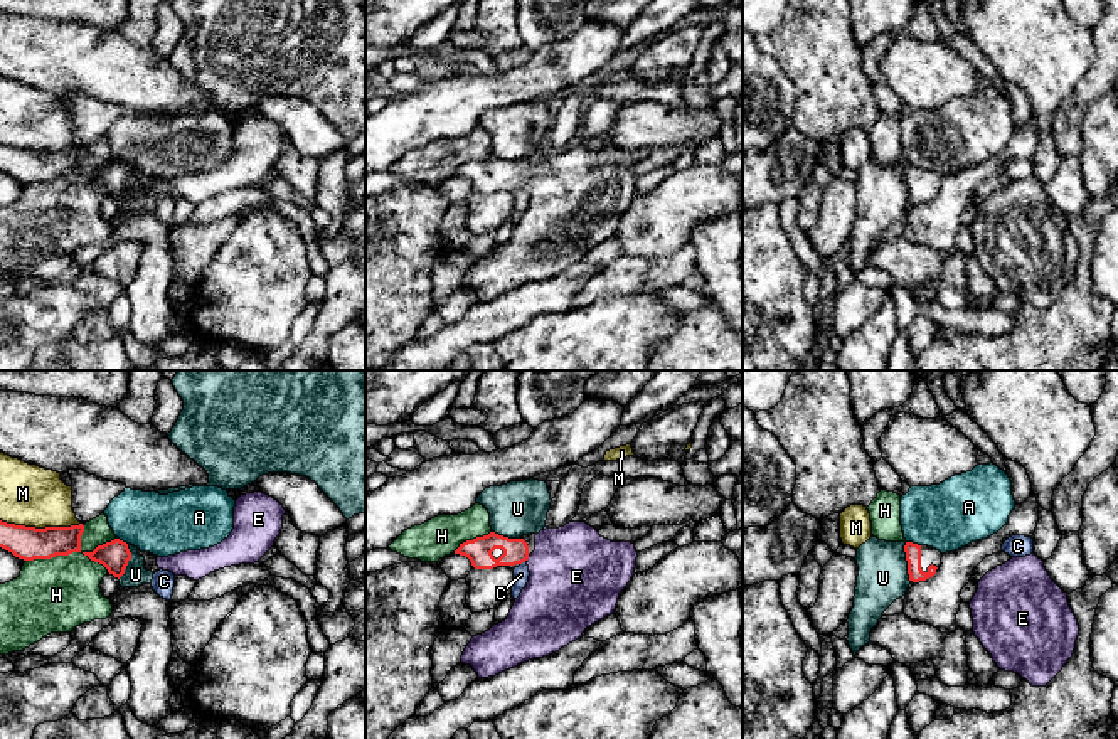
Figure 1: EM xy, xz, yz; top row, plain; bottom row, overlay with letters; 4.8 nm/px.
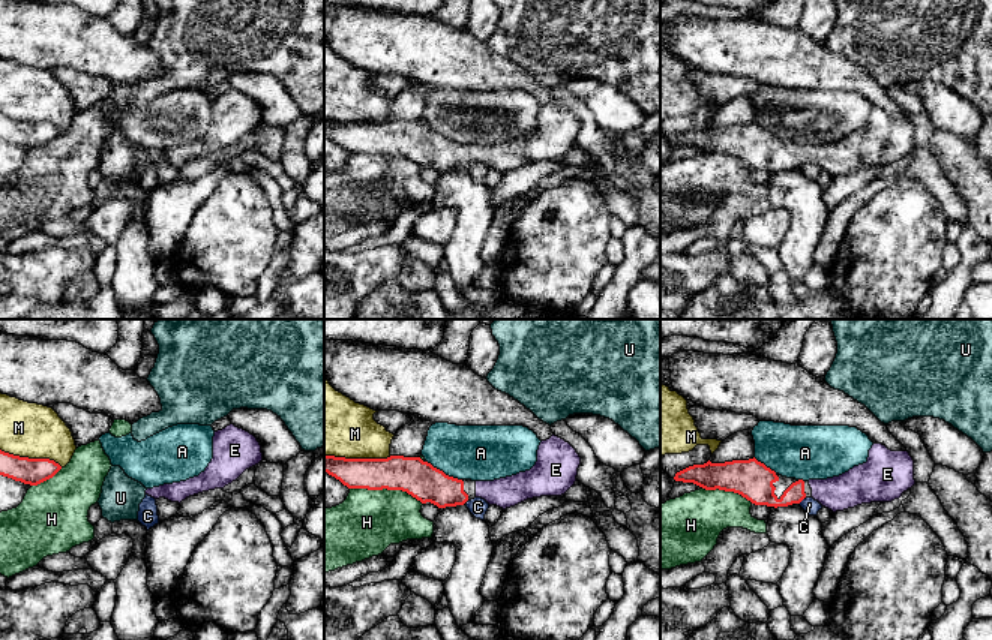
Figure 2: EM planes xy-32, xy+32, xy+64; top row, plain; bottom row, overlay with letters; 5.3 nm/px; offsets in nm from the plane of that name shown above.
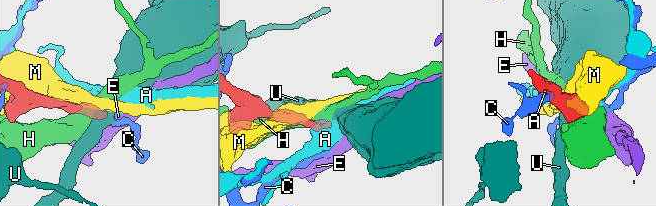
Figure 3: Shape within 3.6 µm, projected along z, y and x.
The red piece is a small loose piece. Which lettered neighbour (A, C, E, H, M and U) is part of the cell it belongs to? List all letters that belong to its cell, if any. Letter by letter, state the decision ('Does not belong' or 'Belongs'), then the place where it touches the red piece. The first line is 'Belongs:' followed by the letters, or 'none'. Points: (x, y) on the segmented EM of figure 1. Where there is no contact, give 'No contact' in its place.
Belongs: E
A: Does not belong. Touches red at yz (911, 542)
C: Does not belong. Touches red at xz (522, 561)
E: Belongs. Touches red at xz (526, 559)
H: Does not belong. Touches red at xy (71, 552)
M: Does not belong. Touches red at xy (41, 529)
U: Does not belong. Touches red at yz (908, 563)

